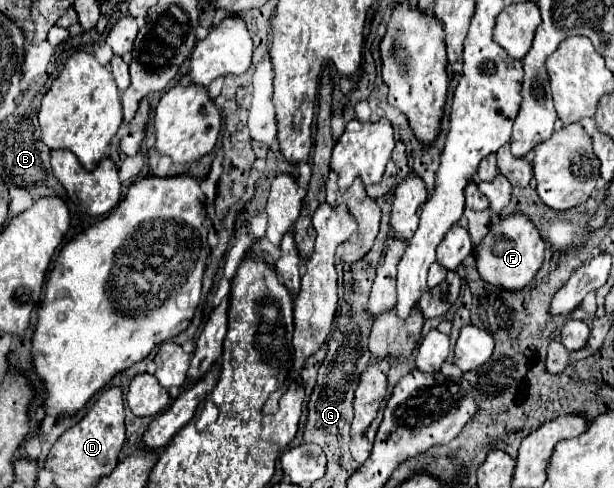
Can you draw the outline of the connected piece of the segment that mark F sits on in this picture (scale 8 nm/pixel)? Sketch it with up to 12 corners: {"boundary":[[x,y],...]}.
{"boundary":[[511,213],[477,247],[483,281],[523,289],[543,263],[533,221]]}

